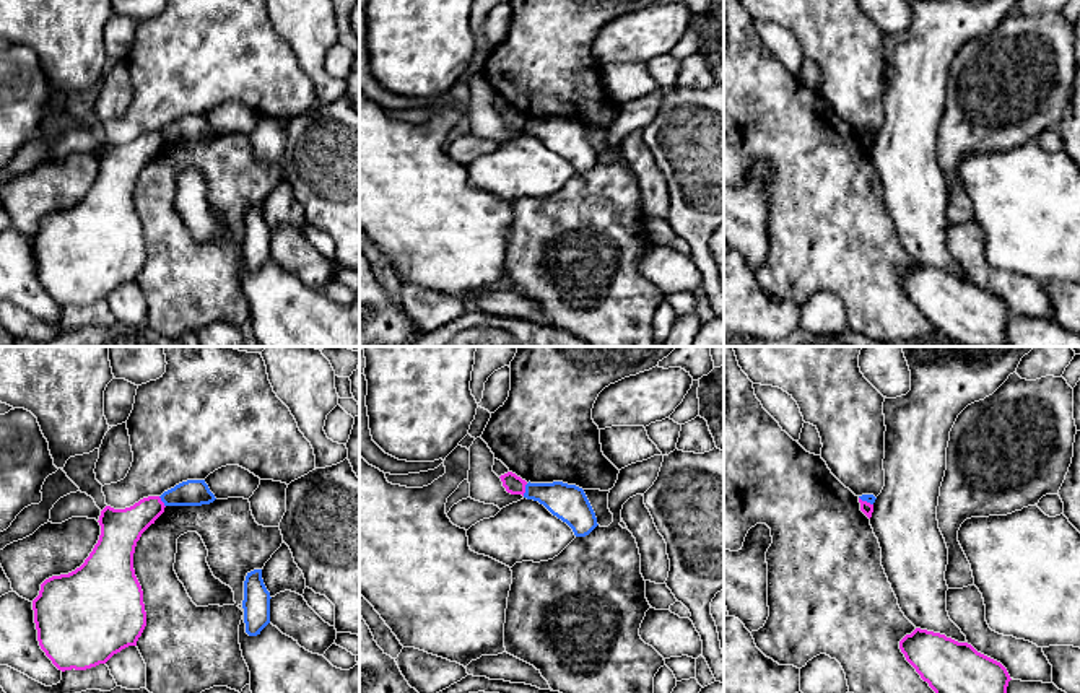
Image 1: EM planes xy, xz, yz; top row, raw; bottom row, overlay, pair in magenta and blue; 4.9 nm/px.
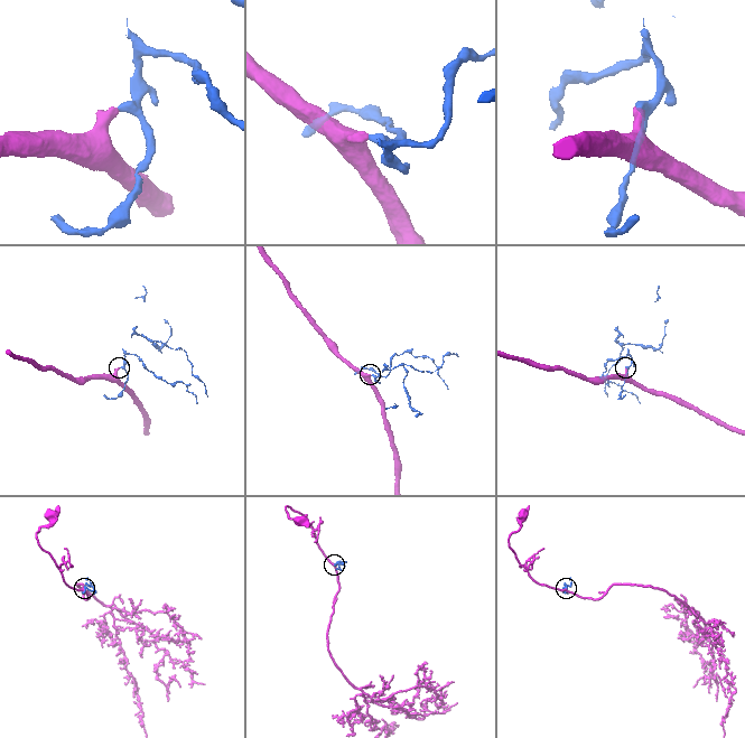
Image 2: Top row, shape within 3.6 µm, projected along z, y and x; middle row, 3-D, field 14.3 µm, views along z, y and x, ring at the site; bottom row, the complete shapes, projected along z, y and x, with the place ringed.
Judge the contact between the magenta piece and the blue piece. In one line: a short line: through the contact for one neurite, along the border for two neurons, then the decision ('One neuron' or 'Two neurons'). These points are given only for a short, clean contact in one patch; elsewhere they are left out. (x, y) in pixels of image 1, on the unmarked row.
Line: xz (527, 119), (522, 130). Two neurons

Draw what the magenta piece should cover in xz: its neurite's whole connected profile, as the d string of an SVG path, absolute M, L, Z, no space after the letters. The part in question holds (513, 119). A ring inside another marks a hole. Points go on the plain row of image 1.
M507 107L507 109L501 111L499 114L501 114L503 122L506 124L507 129L524 132L525 120L527 120L525 116L522 116L520 112L517 112L512 107Z

